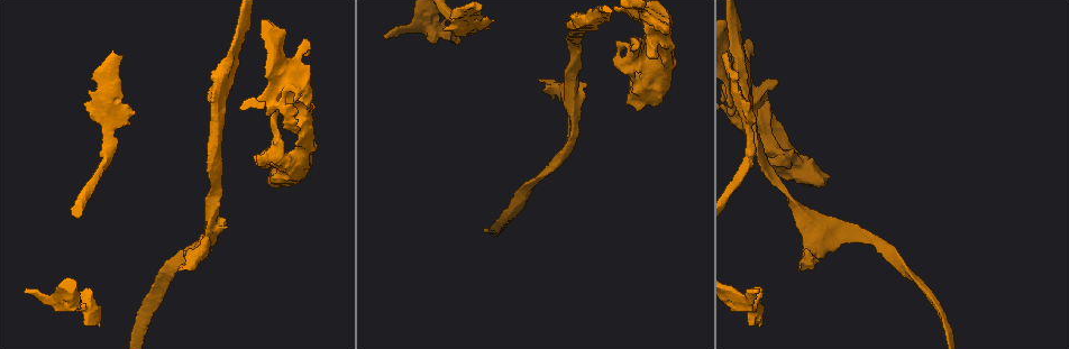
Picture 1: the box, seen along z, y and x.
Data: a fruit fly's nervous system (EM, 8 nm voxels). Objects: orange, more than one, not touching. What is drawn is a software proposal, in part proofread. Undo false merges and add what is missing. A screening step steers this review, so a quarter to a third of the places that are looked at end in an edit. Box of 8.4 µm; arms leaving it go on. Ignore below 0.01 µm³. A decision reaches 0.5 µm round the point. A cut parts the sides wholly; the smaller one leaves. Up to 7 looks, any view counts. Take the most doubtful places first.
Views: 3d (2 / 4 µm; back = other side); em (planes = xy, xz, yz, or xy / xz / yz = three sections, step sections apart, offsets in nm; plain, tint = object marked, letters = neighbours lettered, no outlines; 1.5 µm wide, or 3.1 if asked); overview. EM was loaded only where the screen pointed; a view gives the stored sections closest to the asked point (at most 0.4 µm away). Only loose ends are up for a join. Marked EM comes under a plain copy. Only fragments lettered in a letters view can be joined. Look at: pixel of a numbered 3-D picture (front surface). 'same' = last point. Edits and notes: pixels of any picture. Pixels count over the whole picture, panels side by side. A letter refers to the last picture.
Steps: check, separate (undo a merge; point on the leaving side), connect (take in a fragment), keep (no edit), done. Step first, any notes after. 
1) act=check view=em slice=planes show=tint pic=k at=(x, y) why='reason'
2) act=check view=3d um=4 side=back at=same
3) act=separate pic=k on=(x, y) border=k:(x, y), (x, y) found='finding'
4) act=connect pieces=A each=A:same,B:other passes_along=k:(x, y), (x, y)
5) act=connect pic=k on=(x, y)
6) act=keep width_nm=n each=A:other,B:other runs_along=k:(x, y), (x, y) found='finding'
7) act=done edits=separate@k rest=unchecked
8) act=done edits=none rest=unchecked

act=check view=3d um=4 pic=1 at=(747, 38) why='an open end'

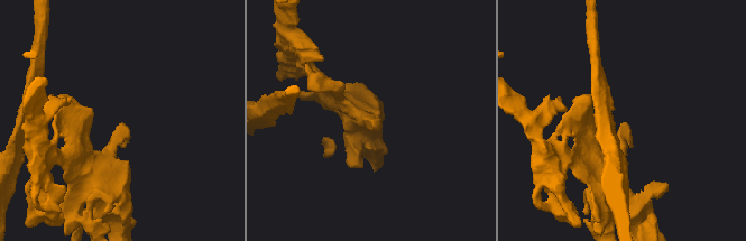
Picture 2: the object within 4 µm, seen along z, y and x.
act=check view=em slice=planes show=letters pic=2 at=(124, 124)

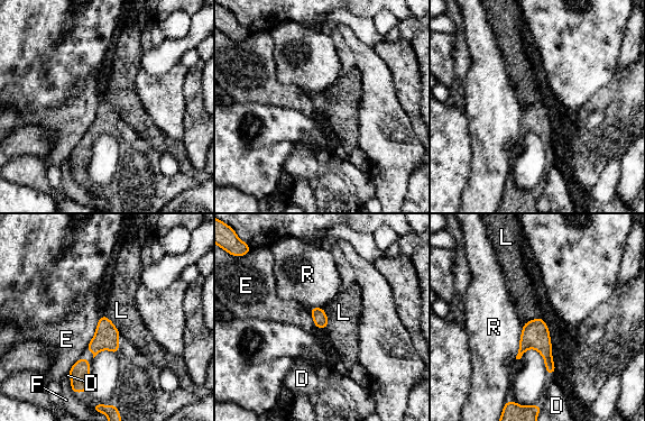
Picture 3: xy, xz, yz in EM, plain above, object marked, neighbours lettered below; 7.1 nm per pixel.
act=keep each=D:other,E:other,F:other,L:other,R:other border=3:(101, 314), (110, 320), (120, 335) found='no lettered fragment goes on from it'

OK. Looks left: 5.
act=check view=em slice=planes show=tint pic=1 at=(383, 37) why='tapers out'

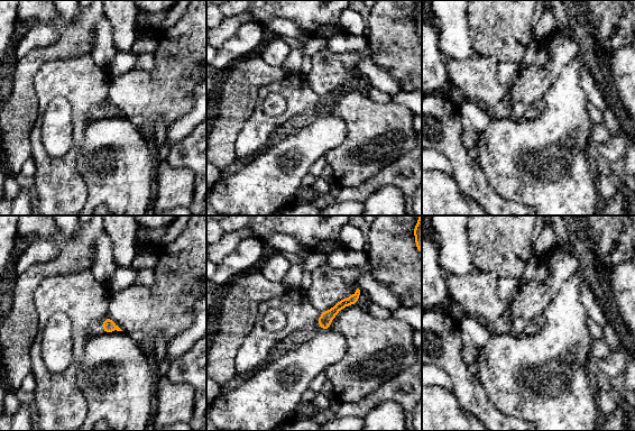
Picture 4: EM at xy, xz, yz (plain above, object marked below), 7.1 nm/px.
act=check view=em slice=planes show=letters at=same

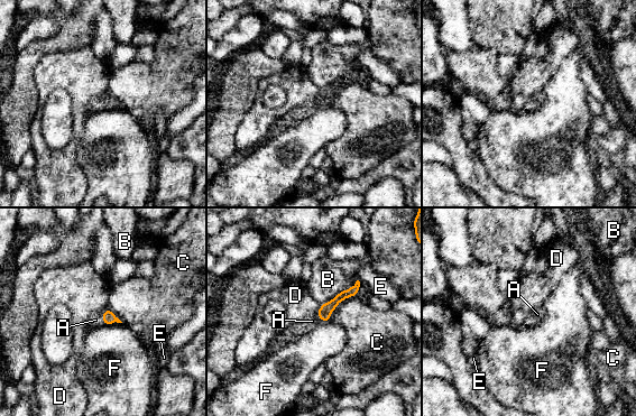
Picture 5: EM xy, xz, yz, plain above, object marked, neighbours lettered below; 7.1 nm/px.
act=connect pieces=A each=A:same,B:other,C:other,D:other,E:other,F:other passes_along=5:(109, 317), (103, 319), (95, 320) found='the neuron continues'

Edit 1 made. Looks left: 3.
act=check view=3d um=2 pic=1 at=(572, 65) why='thick turns thin'

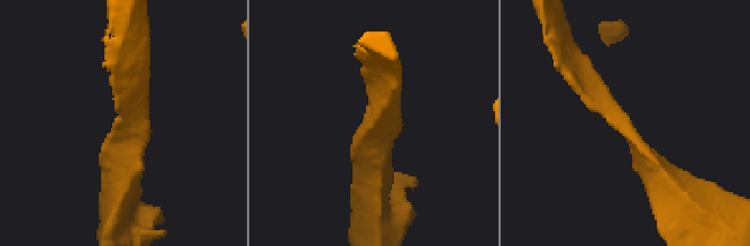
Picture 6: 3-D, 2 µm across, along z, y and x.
act=check view=em slice=planes show=tint pic=6 at=(622, 118)

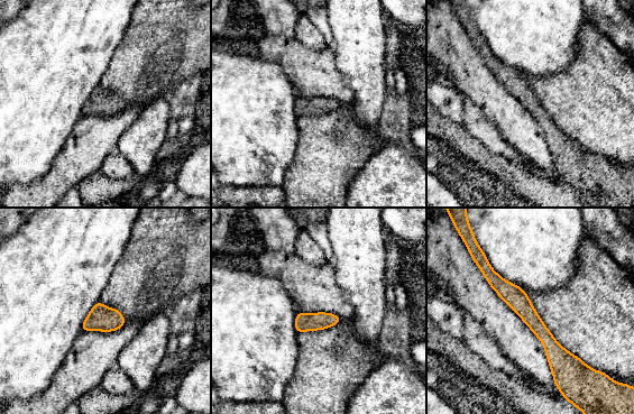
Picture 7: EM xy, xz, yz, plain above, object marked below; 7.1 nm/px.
act=check view=em slice=planes show=letters at=same

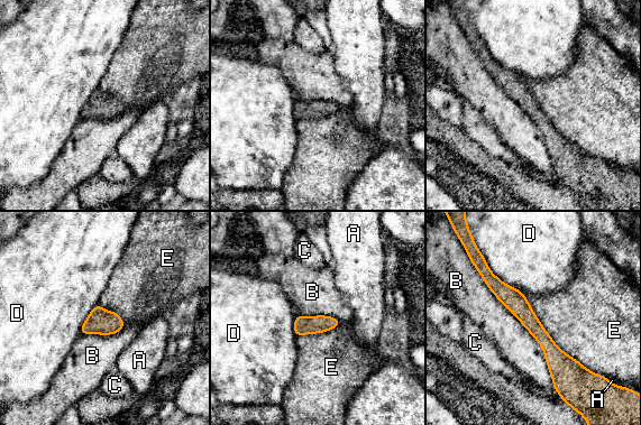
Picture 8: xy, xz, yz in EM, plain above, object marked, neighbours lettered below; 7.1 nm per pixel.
act=keep each=A:other,B:other,C:other,D:other,E:other runs_along=8:(486, 271), (546, 341), (557, 381) found='continuous, no second neuron'

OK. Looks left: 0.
act=done edits=connect@5 rest=unchecked

